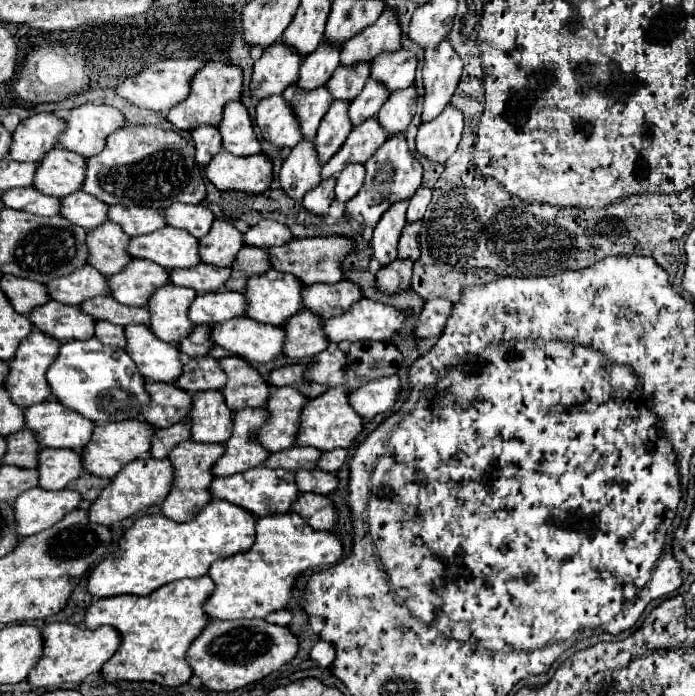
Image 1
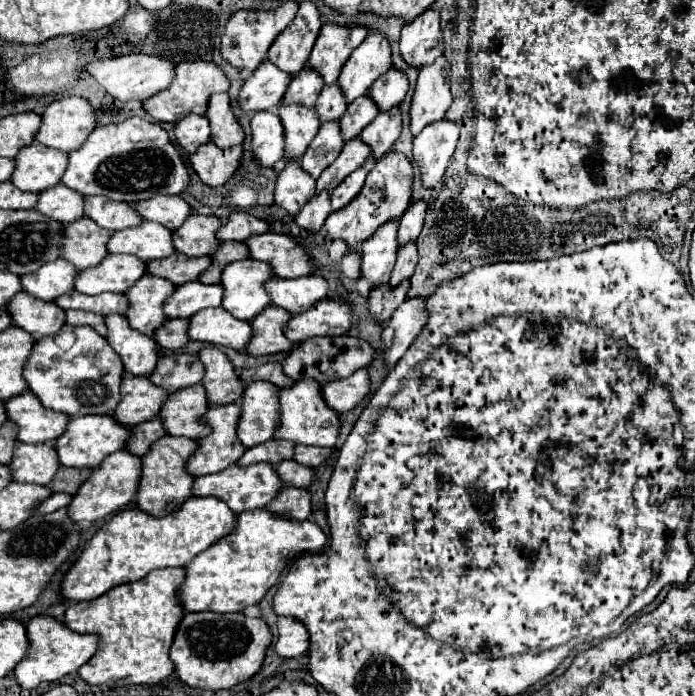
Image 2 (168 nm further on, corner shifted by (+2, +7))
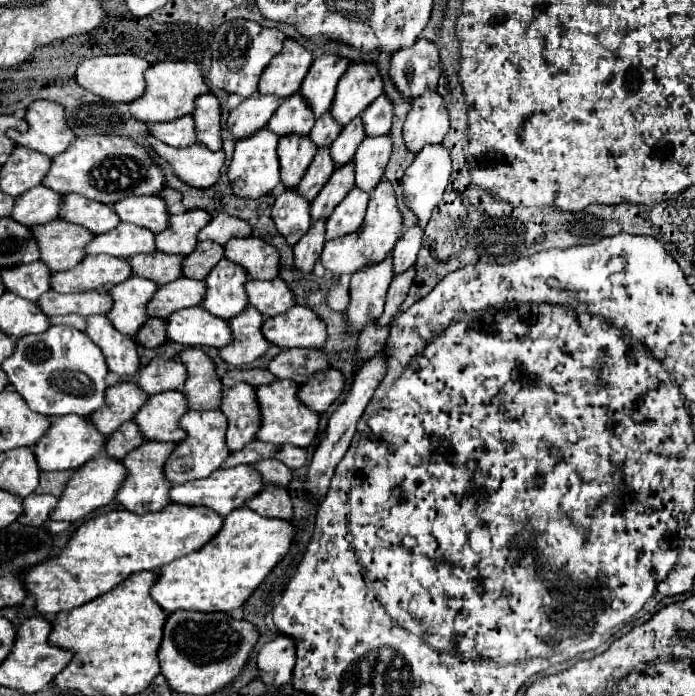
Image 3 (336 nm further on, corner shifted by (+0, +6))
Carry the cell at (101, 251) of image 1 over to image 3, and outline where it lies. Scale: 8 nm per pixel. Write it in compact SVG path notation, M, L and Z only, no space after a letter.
M52 220L32 228L32 238L40 248L40 262L44 262L52 272L68 270L76 266L86 254L84 244L88 244L94 234L82 226L72 226L68 222Z

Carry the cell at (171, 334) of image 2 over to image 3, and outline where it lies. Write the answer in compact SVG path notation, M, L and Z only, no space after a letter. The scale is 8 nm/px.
M148 318L144 322L144 326L136 332L134 340L136 340L136 344L140 344L144 348L156 348L156 346L164 344L166 342L166 338L164 338L164 320Z

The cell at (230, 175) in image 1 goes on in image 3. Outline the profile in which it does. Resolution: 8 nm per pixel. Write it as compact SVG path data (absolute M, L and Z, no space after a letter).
M152 136L148 138L148 144L160 158L164 158L174 168L174 174L188 186L210 188L220 176L220 168L224 164L222 150L212 152L206 146L200 146L198 142L188 148L176 150Z

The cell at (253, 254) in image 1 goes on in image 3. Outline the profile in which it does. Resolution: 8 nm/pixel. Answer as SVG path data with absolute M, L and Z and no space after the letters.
M198 242L196 248L184 256L182 260L182 276L186 278L194 278L194 280L204 280L208 270L212 270L212 266L222 260L224 256L224 248L216 242Z

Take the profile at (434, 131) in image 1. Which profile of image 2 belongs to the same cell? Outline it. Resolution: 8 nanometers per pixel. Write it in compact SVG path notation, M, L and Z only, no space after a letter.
M440 119L432 125L426 125L414 137L414 161L420 167L424 187L434 187L442 179L458 137L458 123L448 119Z

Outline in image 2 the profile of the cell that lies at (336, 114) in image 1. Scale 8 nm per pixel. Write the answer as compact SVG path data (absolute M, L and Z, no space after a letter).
M326 121L314 137L312 145L306 149L302 157L302 167L310 171L310 175L318 177L330 163L334 163L342 147L344 139L340 133L340 121Z

